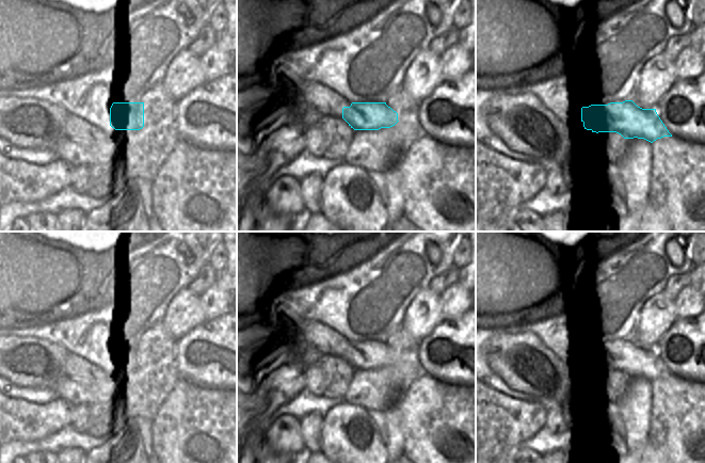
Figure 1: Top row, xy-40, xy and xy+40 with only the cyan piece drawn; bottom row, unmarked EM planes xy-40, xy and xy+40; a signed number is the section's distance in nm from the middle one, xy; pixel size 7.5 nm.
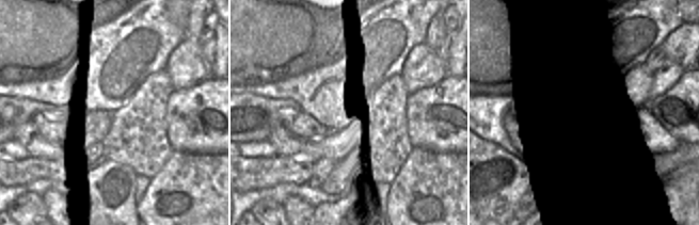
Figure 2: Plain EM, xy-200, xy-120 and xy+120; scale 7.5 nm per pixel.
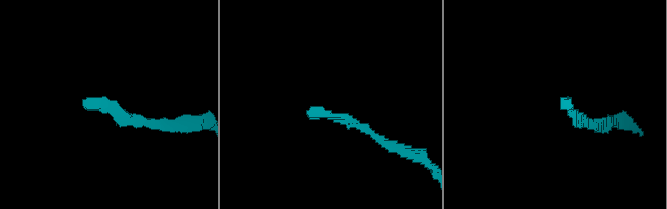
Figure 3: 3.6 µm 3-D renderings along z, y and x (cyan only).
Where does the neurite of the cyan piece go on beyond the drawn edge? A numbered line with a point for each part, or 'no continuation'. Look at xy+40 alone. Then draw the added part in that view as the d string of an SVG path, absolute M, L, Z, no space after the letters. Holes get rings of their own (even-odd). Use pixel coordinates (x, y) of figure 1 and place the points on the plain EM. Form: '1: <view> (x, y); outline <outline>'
no continuation

